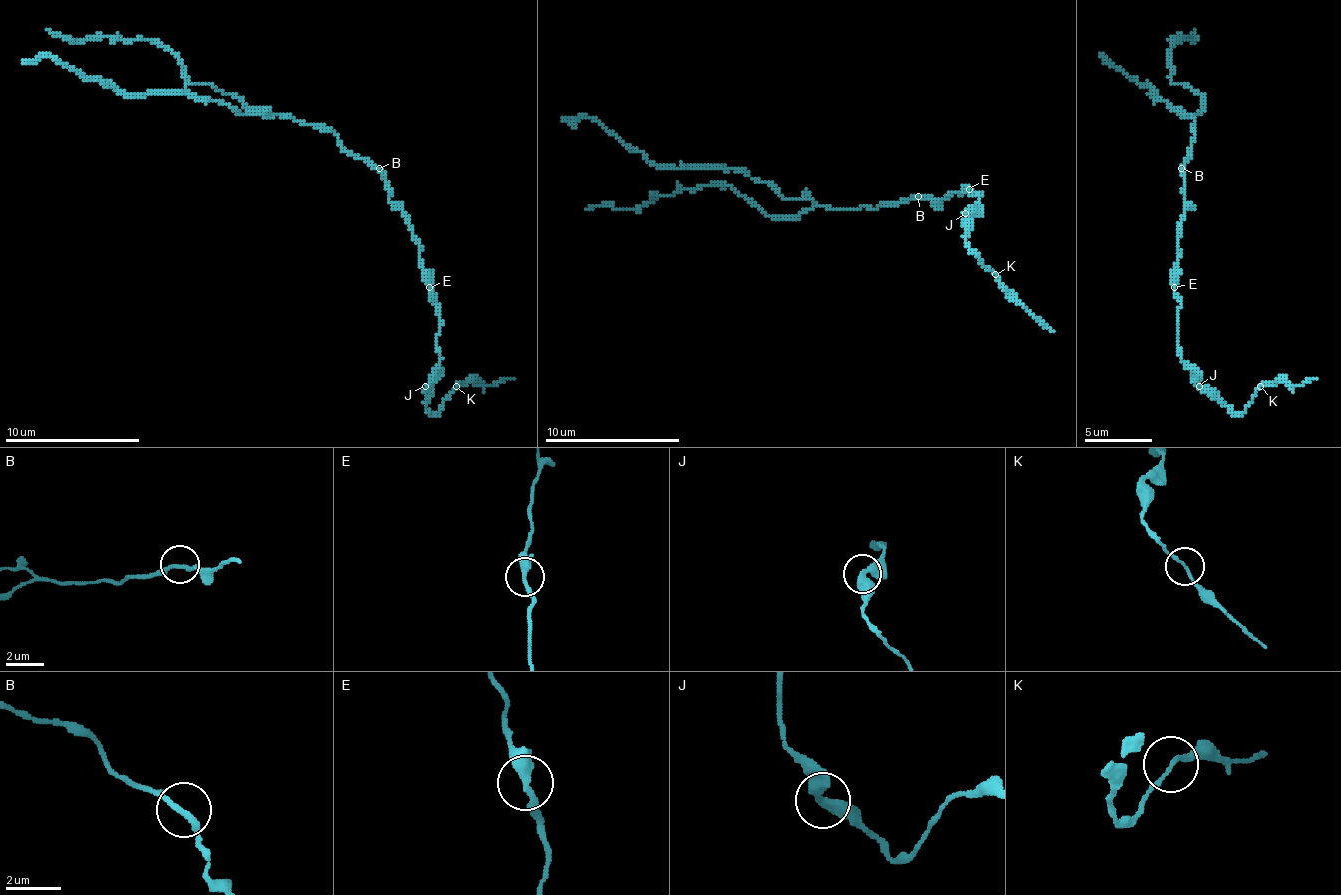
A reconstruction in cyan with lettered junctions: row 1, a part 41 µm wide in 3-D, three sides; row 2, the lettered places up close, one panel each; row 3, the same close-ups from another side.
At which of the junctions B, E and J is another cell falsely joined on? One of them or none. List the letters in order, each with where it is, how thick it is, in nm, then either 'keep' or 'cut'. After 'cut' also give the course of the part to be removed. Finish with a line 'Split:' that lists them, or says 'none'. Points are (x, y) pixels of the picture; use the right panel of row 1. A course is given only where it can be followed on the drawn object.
B: at (1181, 168); 190 nm thick; keep
E: at (1174, 287); 360 nm thick; keep
J: at (1199, 386); 400 nm thick; keep
Split: none

